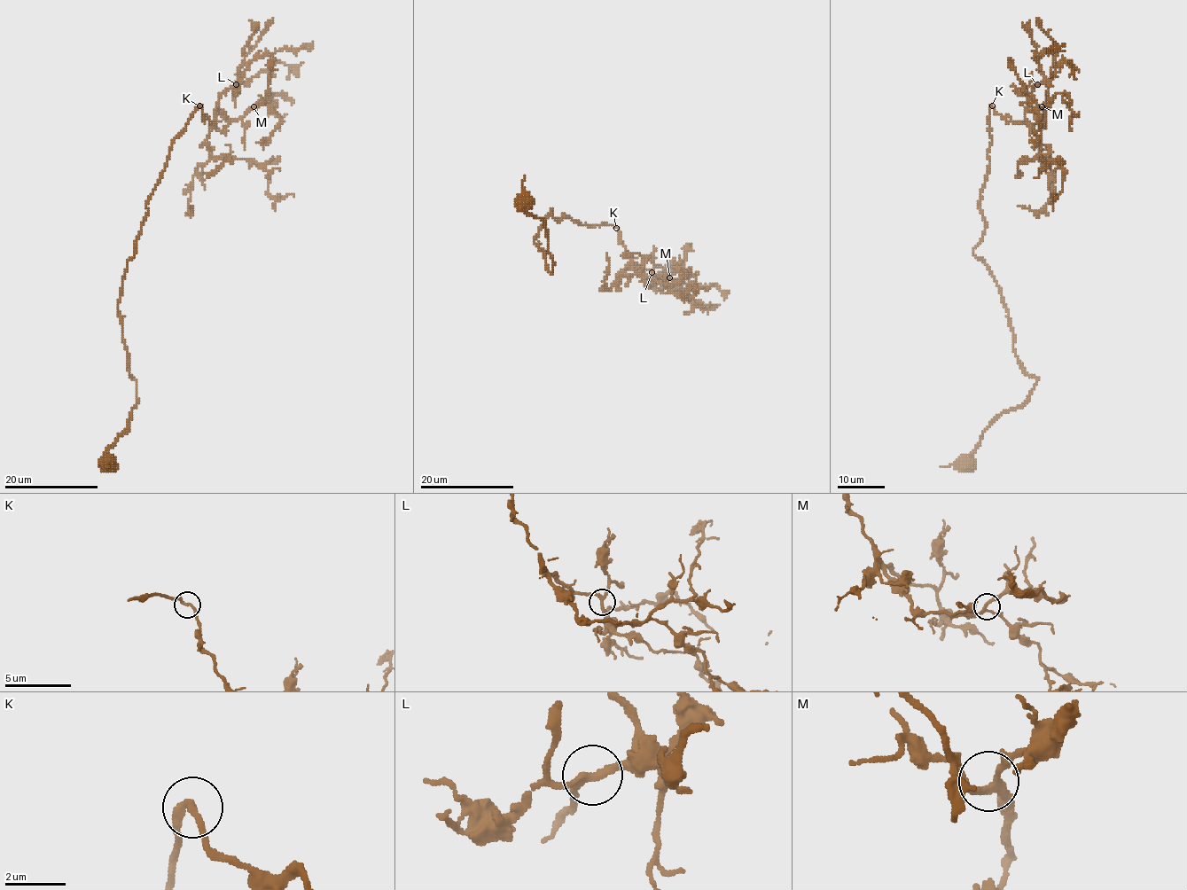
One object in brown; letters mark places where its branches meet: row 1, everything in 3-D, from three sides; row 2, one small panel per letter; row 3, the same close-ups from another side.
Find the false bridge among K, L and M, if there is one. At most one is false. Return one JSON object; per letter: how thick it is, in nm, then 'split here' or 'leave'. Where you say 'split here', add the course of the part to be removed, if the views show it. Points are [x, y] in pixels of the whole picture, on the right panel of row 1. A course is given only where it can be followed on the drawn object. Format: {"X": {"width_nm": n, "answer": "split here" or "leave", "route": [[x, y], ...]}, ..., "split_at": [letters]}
{"K": {"width_nm": 190, "answer": "leave"}, "L": {"width_nm": 220, "answer": "leave"}, "M": {"width_nm": 220, "answer": "leave"}, "split_at": []}

